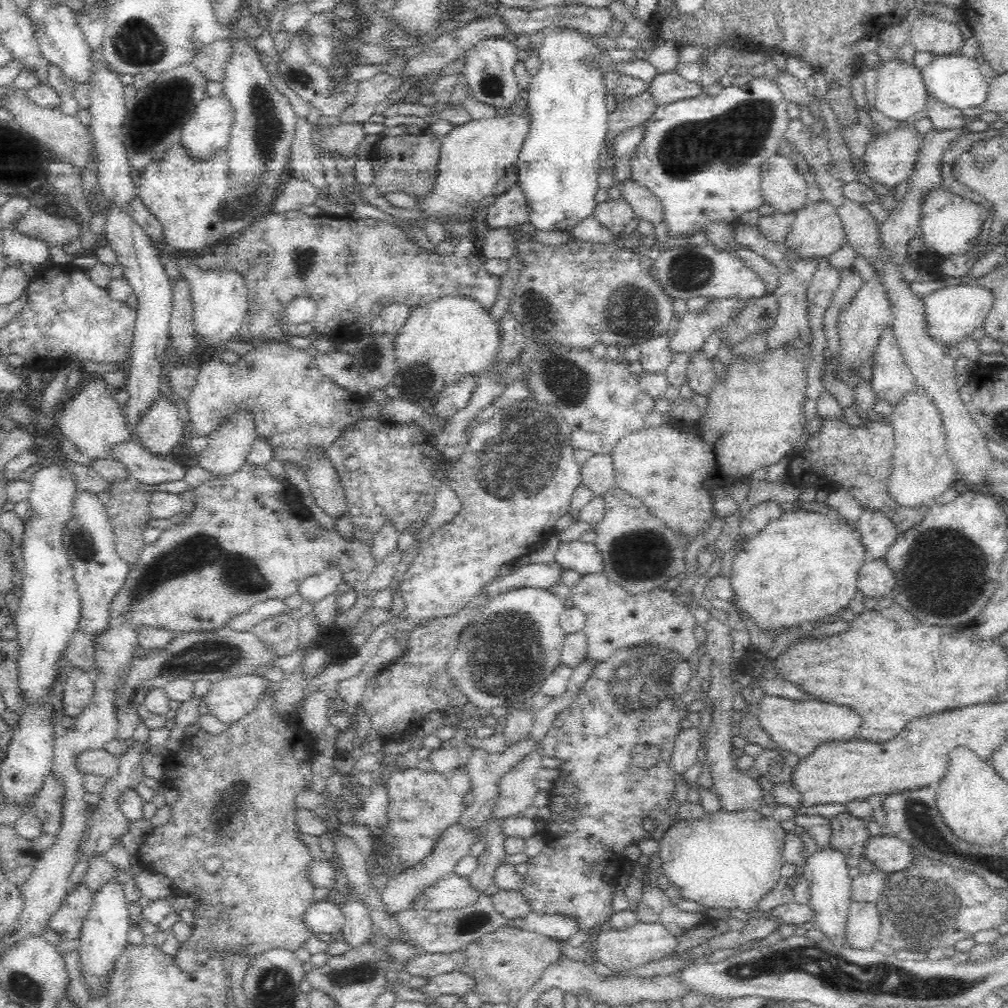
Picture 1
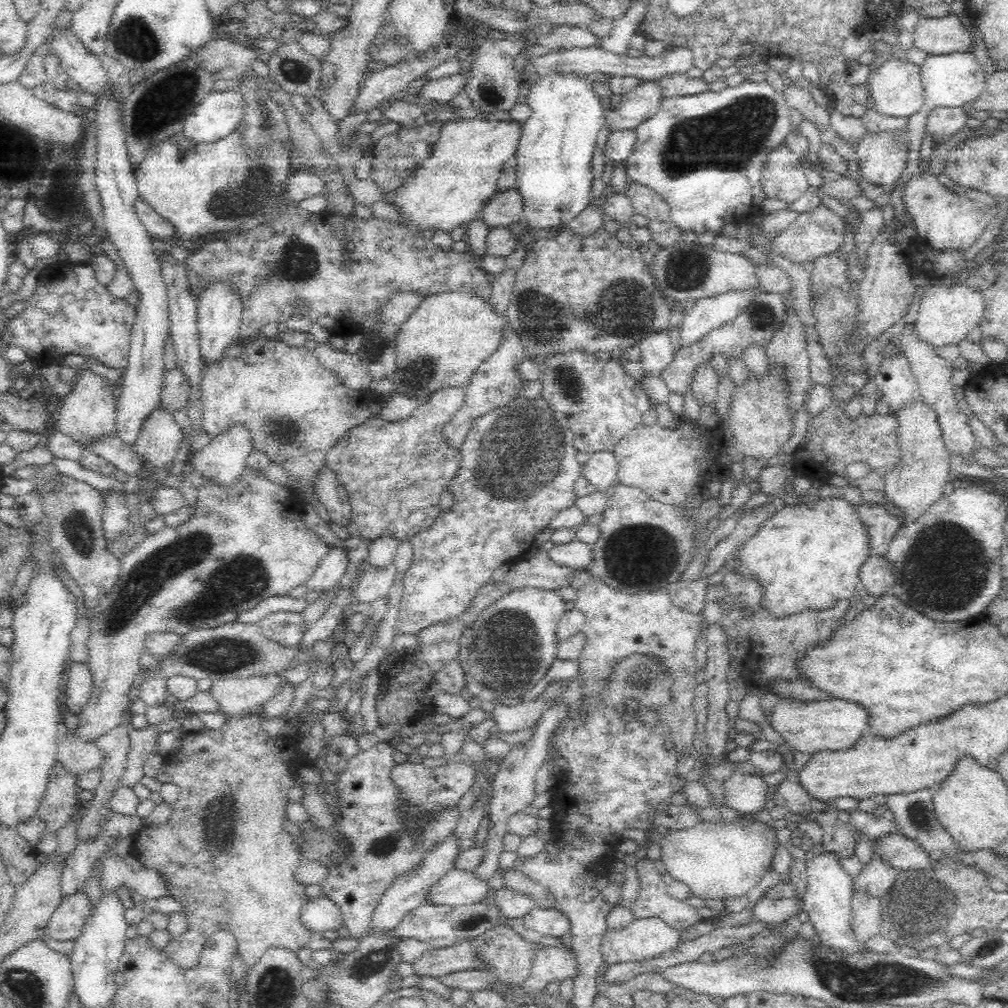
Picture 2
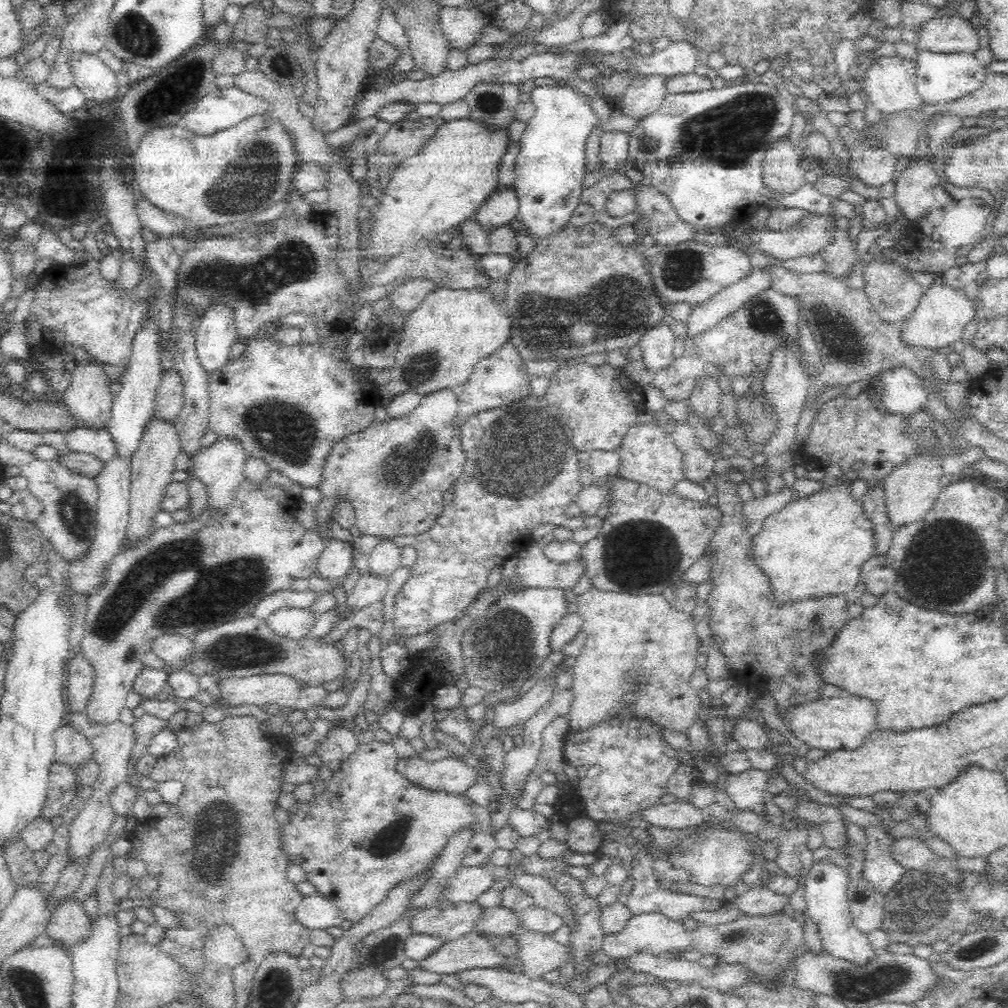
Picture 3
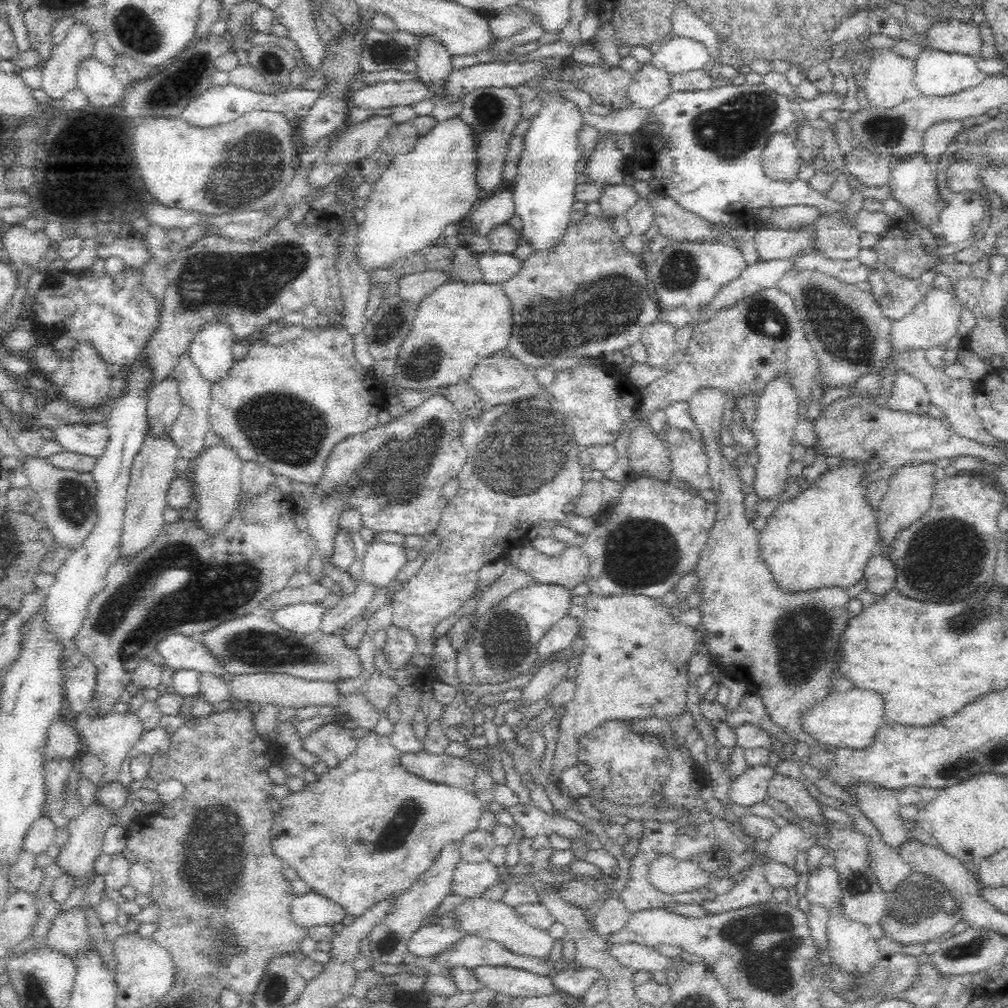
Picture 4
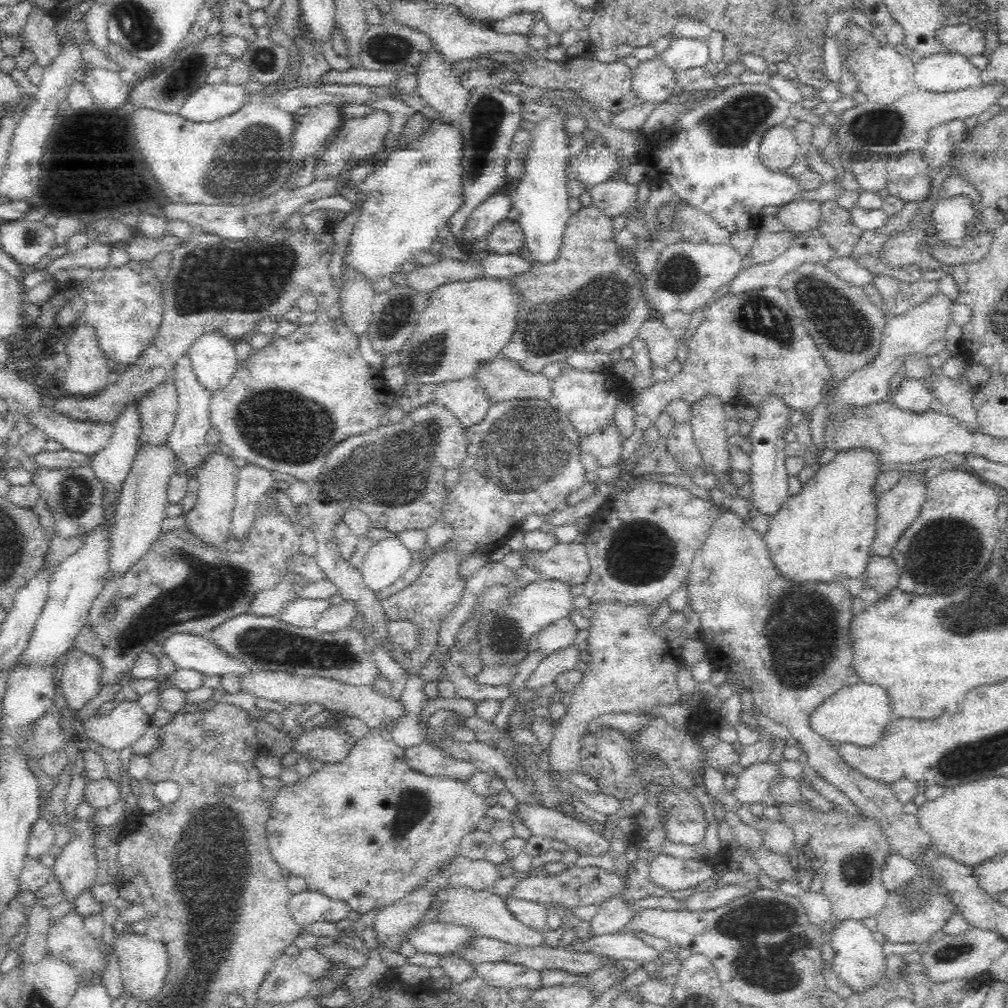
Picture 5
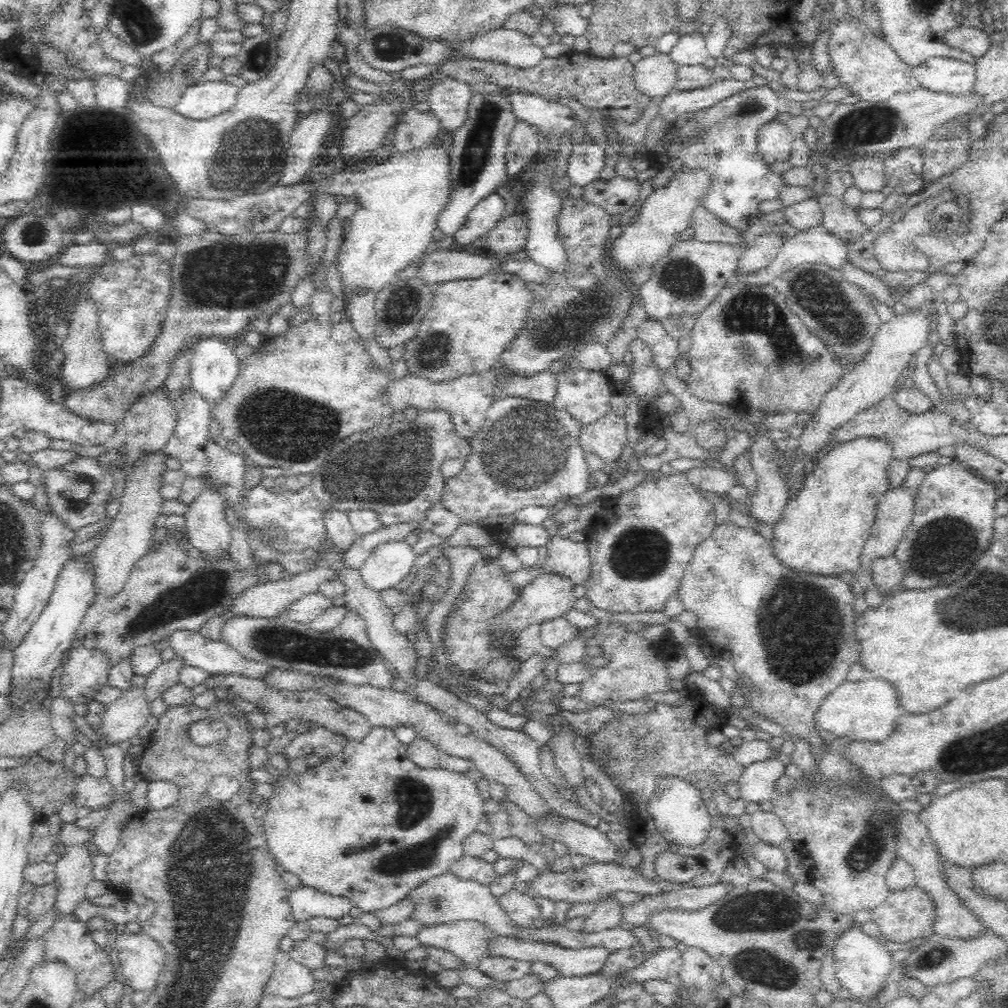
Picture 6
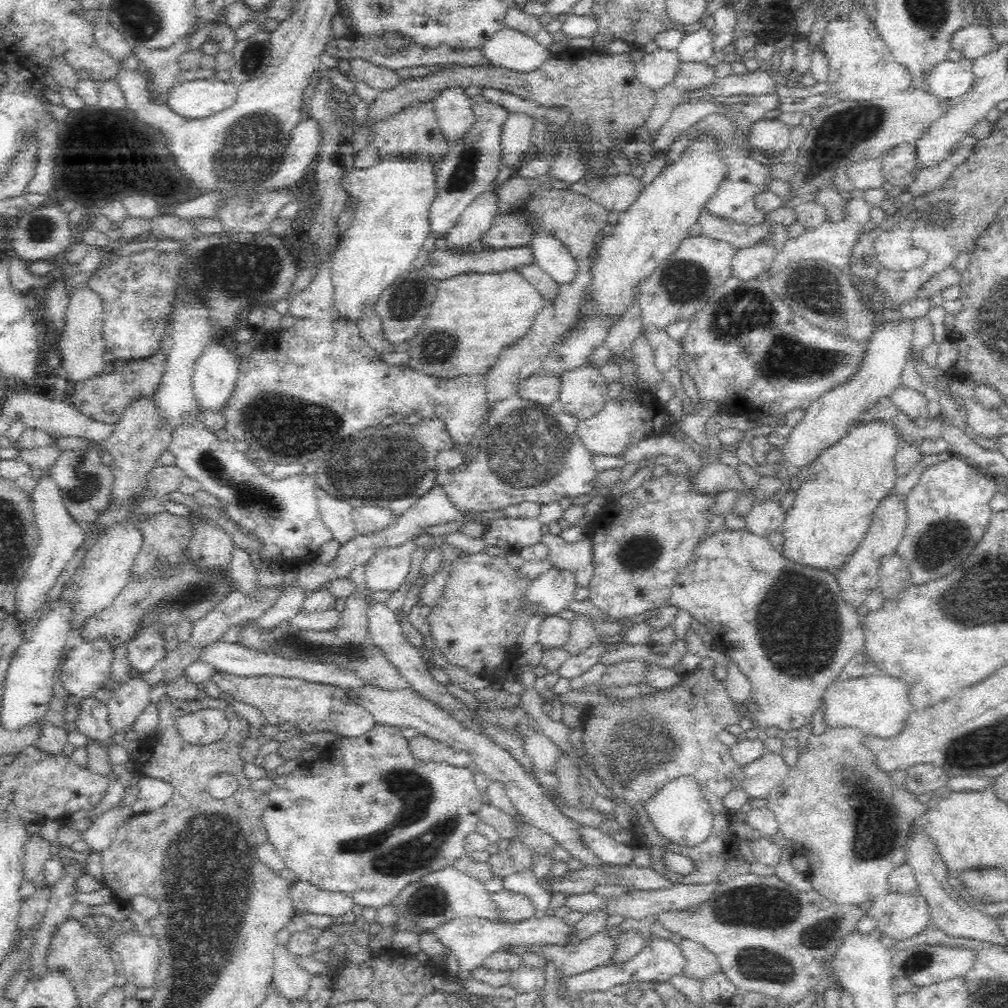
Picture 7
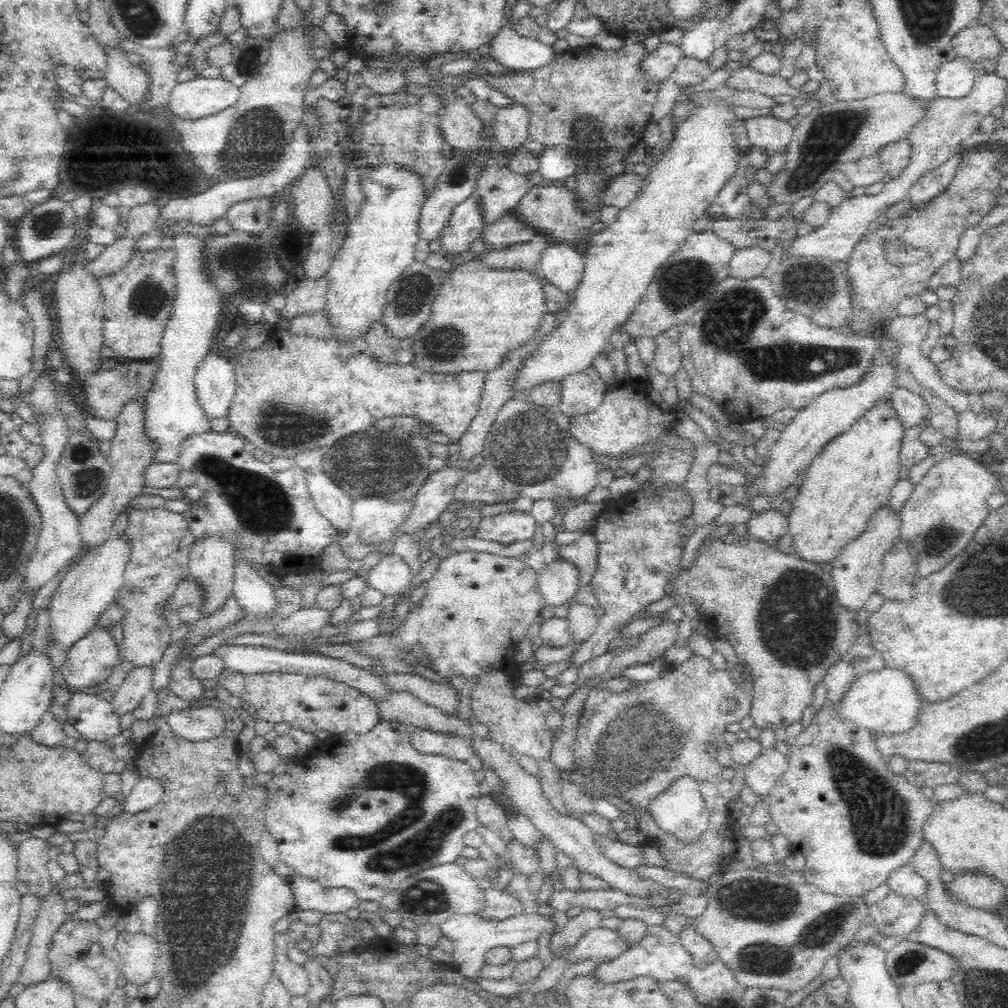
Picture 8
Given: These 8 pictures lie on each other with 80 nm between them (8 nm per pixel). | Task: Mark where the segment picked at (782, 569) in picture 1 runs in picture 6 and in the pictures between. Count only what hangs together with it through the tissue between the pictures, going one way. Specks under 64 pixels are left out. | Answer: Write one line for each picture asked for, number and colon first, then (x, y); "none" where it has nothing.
2: (809, 555)
3: (817, 545)
4: (825, 537)
5: (822, 534)
6: (825, 525)

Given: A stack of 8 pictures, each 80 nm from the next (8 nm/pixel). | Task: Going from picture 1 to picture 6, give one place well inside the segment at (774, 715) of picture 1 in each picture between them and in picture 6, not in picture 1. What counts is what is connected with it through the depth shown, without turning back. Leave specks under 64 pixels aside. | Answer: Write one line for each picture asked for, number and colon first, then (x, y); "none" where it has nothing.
2: (832, 724)
3: (841, 722)
4: (851, 718)
5: (859, 714)
6: (868, 710)

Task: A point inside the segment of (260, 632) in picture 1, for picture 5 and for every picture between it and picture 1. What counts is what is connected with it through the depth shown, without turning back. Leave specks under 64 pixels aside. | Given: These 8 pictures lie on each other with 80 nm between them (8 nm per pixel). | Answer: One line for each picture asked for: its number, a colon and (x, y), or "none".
2: (287, 628)
3: (296, 623)
4: (301, 618)
5: (304, 612)

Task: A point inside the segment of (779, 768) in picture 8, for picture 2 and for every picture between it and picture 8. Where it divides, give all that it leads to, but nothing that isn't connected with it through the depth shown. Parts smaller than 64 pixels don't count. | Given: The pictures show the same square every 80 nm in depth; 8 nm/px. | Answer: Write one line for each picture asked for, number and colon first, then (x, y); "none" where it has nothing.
2: (746, 795)
3: (746, 790)
4: (751, 787)
5: (753, 785)
6: (758, 783)
7: (761, 776)

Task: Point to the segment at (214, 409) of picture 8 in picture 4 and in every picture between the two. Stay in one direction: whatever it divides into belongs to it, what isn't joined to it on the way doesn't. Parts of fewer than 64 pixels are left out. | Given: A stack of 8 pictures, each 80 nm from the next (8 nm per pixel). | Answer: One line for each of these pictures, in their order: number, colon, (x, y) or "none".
4: (211, 351)
5: (213, 358)
6: (214, 366)
7: (215, 373)

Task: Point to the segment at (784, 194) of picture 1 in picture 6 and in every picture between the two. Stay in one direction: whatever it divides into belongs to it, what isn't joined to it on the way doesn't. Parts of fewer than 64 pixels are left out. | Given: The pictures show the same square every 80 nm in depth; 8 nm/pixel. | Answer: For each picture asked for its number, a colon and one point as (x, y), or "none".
2: (783, 177)
3: (781, 169)
4: (780, 159)
5: (778, 150)
6: (774, 143)

